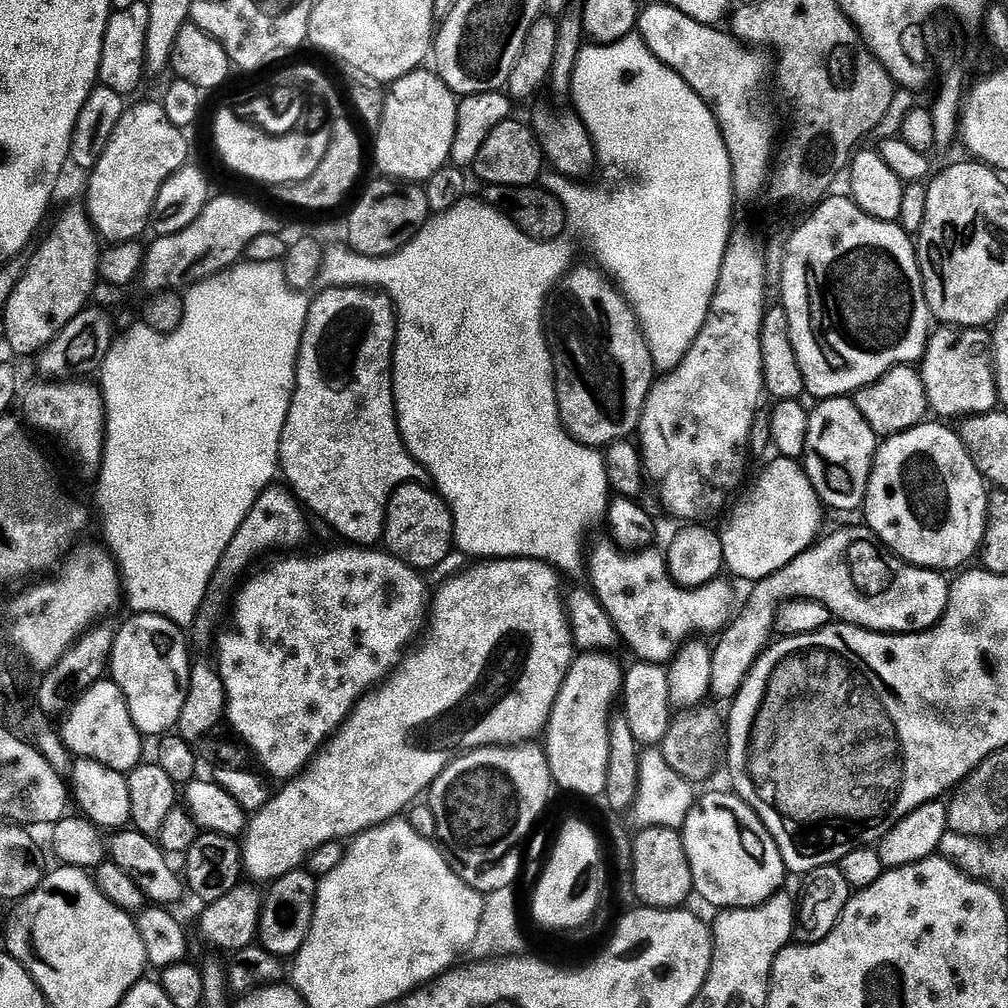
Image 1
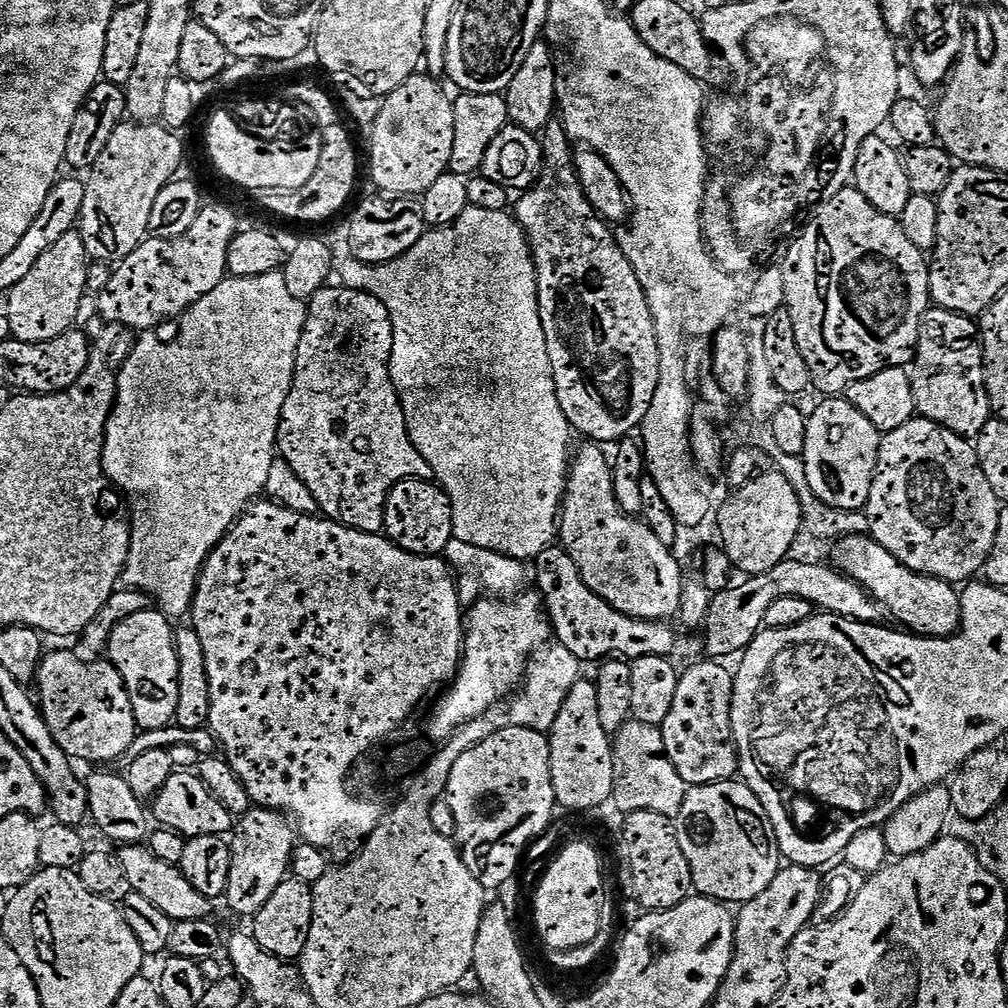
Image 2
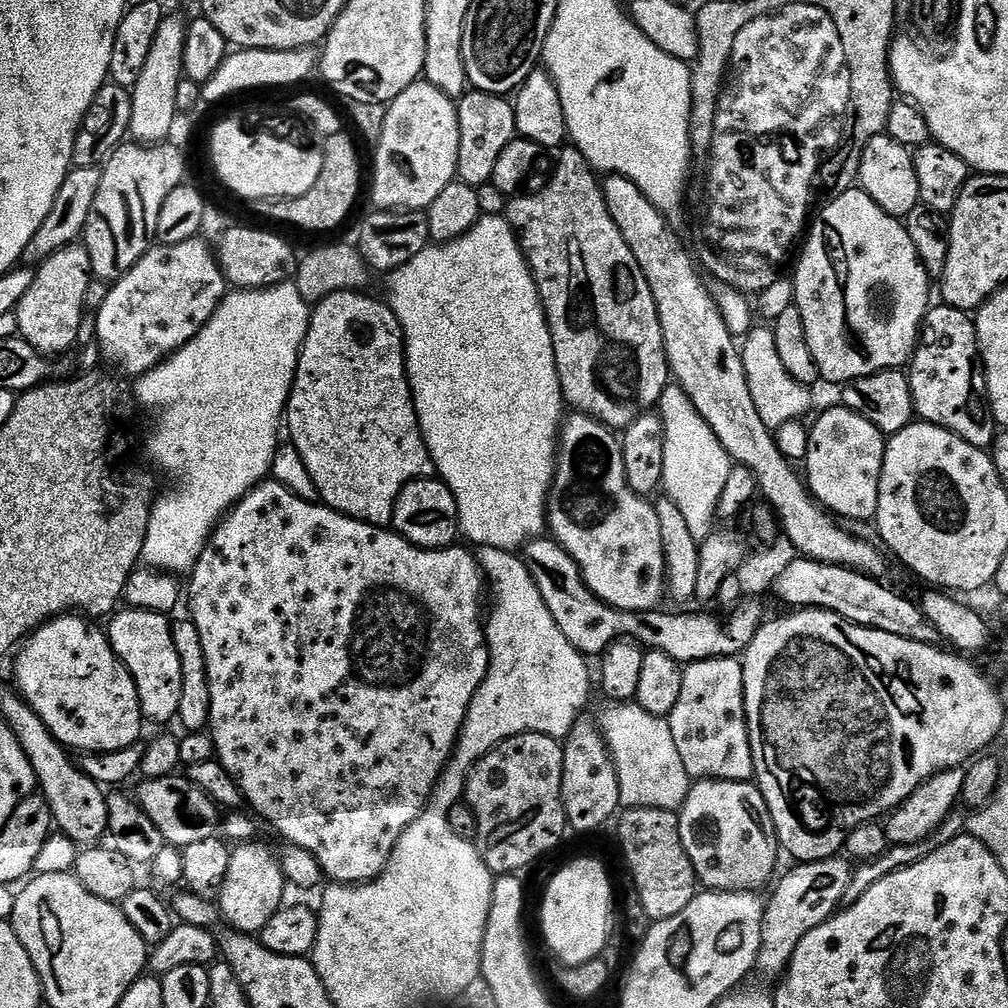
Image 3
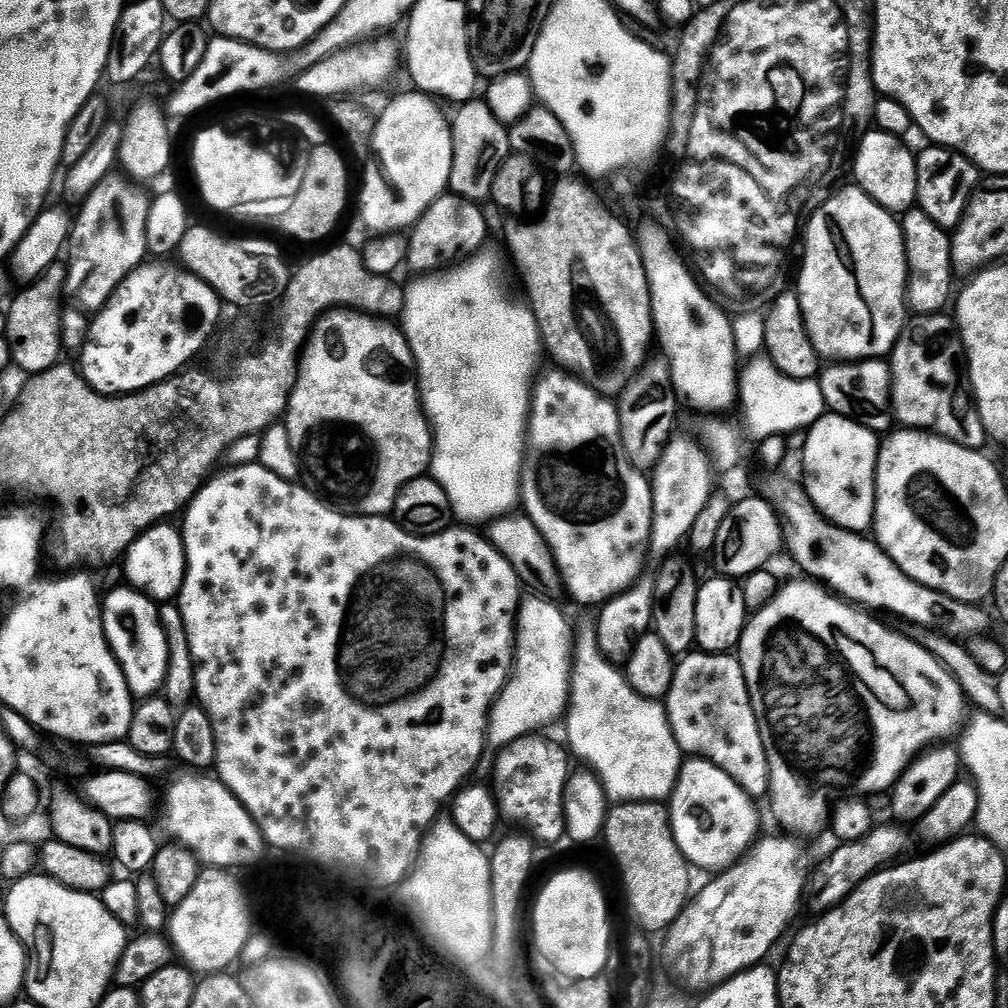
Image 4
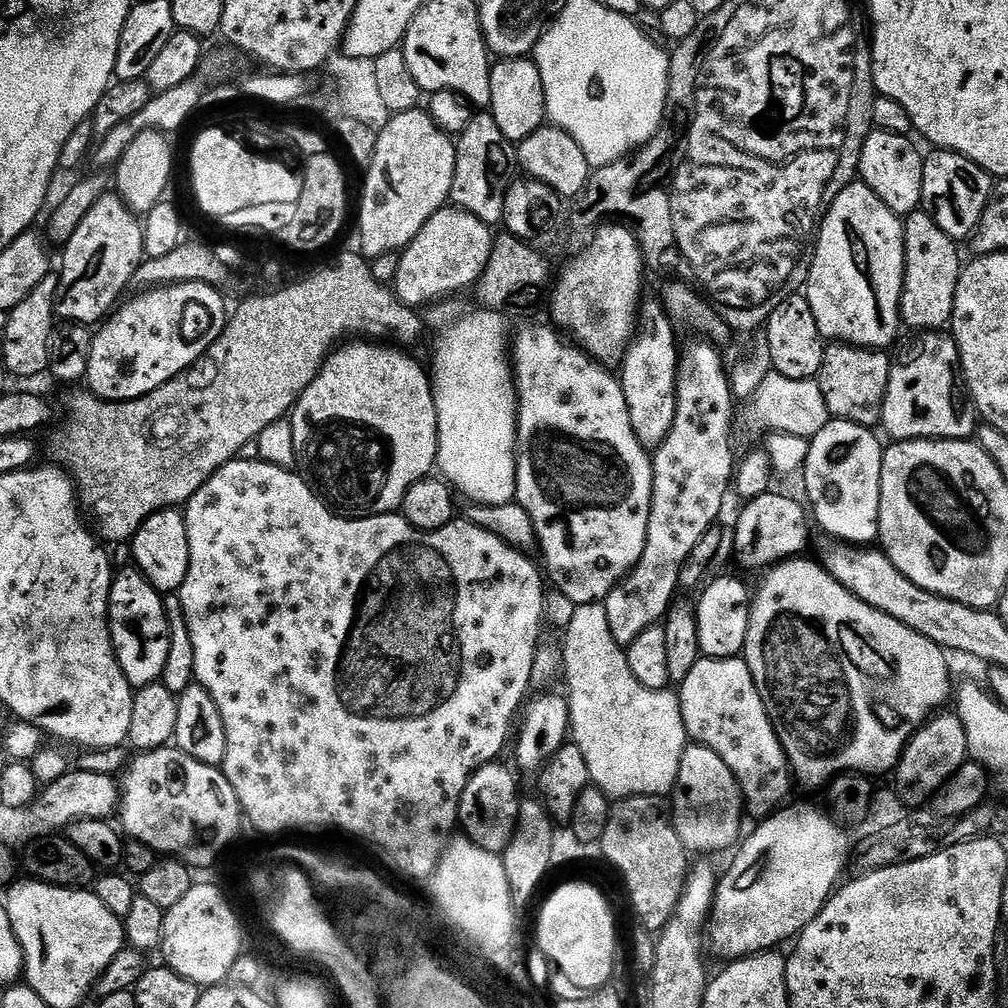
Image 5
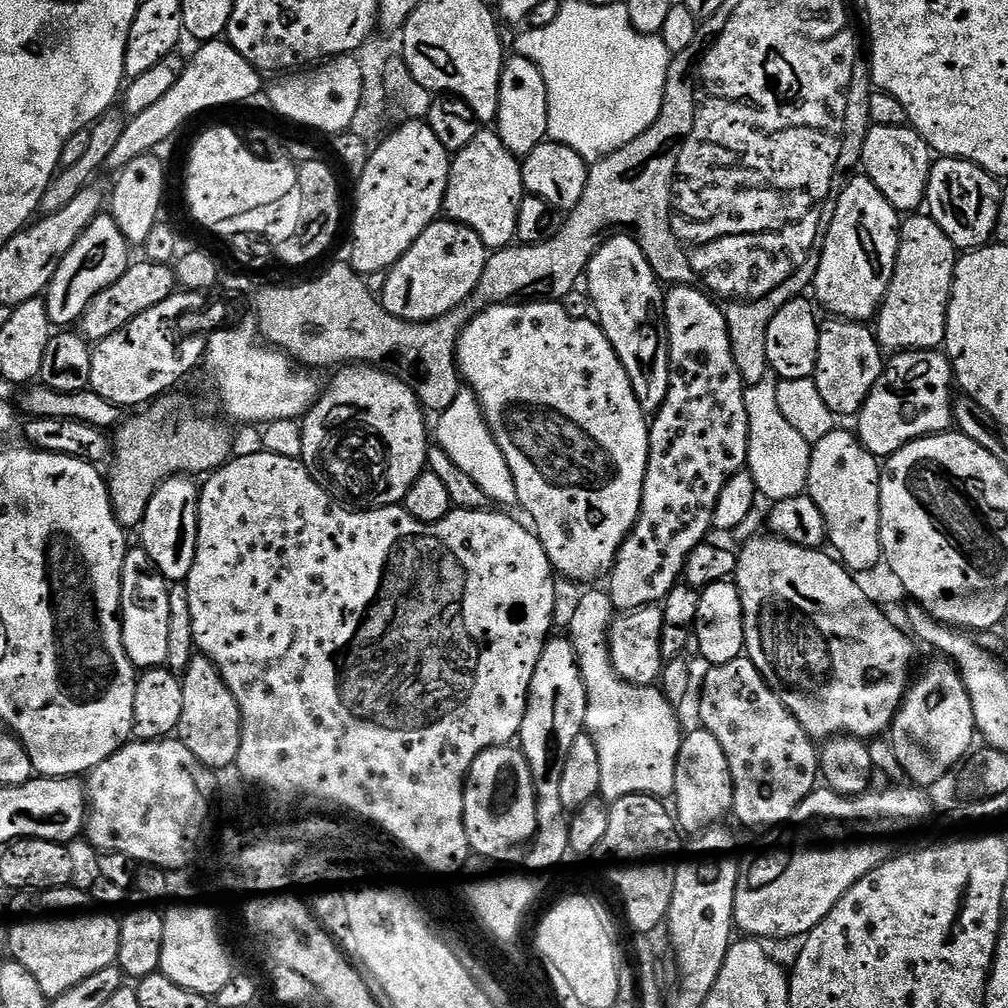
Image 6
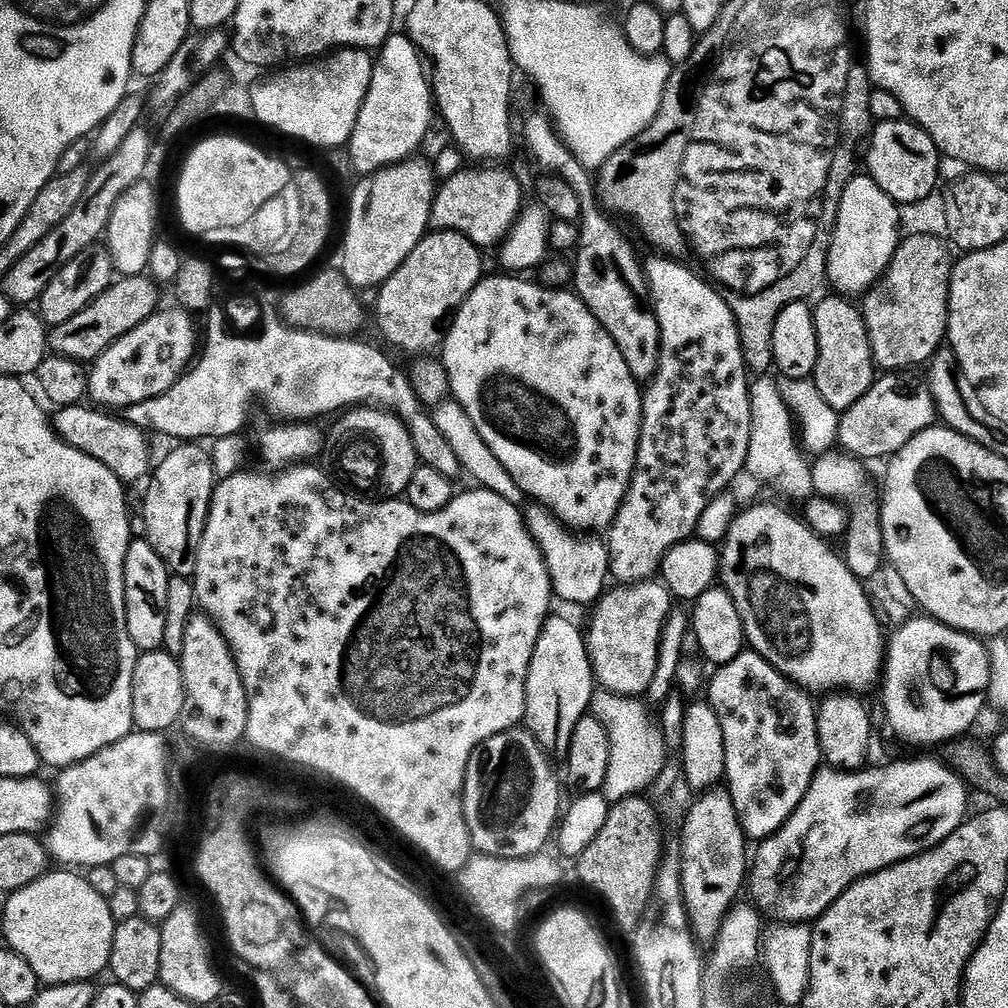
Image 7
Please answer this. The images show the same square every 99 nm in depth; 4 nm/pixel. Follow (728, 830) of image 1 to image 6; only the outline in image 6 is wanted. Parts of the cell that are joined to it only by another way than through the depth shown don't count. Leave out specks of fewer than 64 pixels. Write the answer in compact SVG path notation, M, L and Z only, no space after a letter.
M701 727L695 731L689 736L687 733L681 739L674 774L674 815L681 829L692 828L691 830L715 821L712 820L715 816L727 817L732 811L730 762L726 762L726 754L722 754L722 746L718 746L718 738L714 738L714 734Z

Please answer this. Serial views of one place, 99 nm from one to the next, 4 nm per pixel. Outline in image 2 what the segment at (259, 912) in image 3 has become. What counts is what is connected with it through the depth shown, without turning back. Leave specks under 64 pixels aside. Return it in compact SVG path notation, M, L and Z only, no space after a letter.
M252 806L248 813L239 817L230 843L232 865L226 901L238 915L252 918L289 875L292 853L298 845L298 832L285 813Z

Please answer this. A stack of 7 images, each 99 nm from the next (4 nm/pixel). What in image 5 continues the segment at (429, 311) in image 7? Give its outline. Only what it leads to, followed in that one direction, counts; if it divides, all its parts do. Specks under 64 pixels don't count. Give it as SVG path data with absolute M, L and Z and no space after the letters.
M455 206L439 208L399 253L400 265L394 281L396 297L408 307L420 310L423 304L432 304L463 288L471 289L490 262L493 239L493 229L474 218L474 214Z

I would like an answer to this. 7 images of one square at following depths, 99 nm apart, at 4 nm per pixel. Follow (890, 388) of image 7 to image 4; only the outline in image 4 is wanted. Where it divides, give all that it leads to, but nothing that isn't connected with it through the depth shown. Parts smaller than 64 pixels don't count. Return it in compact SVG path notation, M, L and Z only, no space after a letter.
M913 315L890 353L895 419L901 420L905 429L927 430L967 448L983 449L983 444L989 443L988 432L976 409L964 342L951 323L928 328L928 320L927 315Z

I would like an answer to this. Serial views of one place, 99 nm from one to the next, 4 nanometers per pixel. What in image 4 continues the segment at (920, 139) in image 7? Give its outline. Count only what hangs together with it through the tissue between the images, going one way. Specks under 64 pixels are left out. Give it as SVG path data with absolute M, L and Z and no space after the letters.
M868 130L859 137L856 155L855 183L878 206L890 213L903 214L916 204L918 174L916 173L917 153L911 152L898 136L891 136L879 130Z

